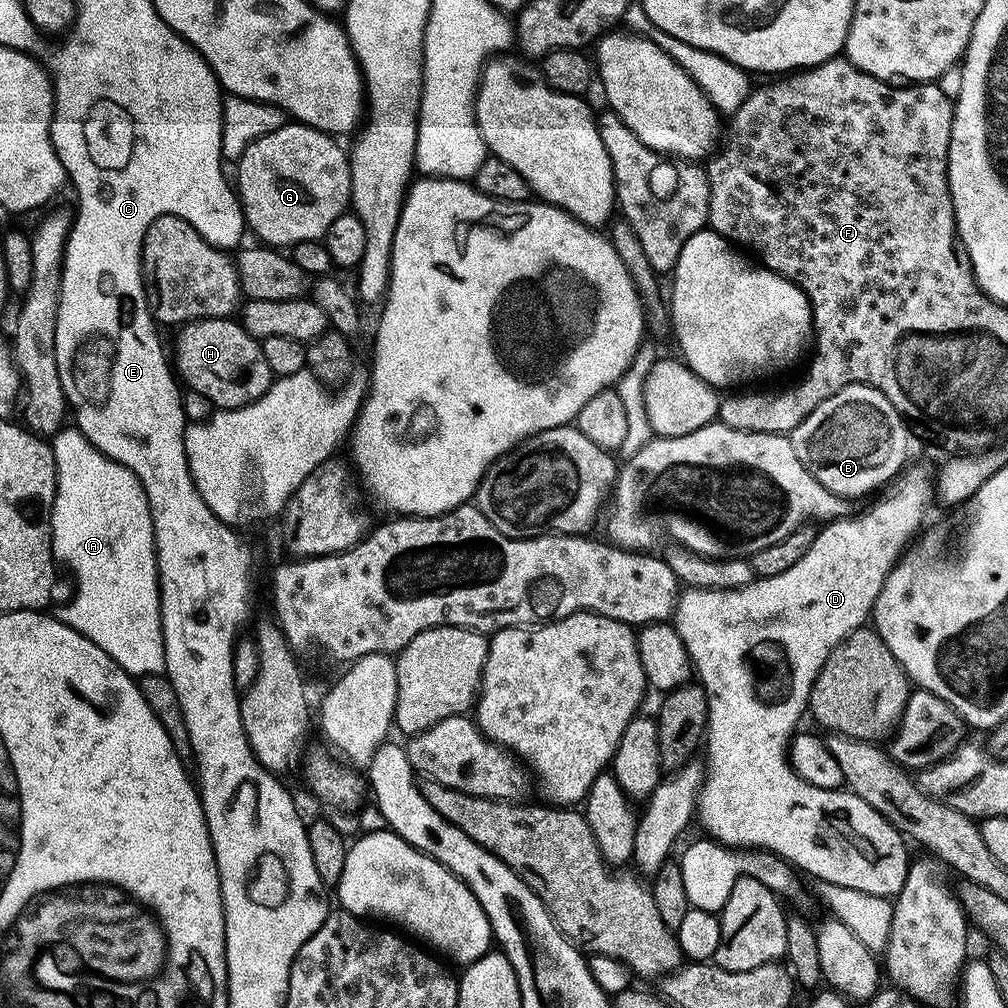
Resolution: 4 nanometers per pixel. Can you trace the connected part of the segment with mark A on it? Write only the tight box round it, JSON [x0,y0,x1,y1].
[50,426,164,678]

